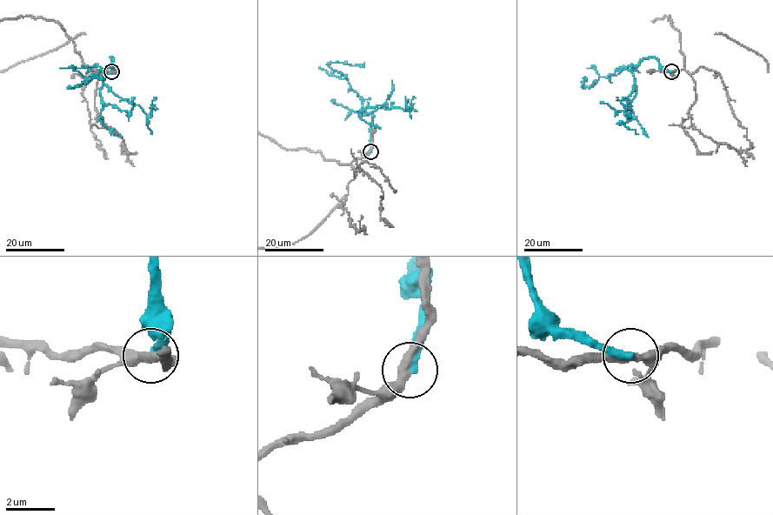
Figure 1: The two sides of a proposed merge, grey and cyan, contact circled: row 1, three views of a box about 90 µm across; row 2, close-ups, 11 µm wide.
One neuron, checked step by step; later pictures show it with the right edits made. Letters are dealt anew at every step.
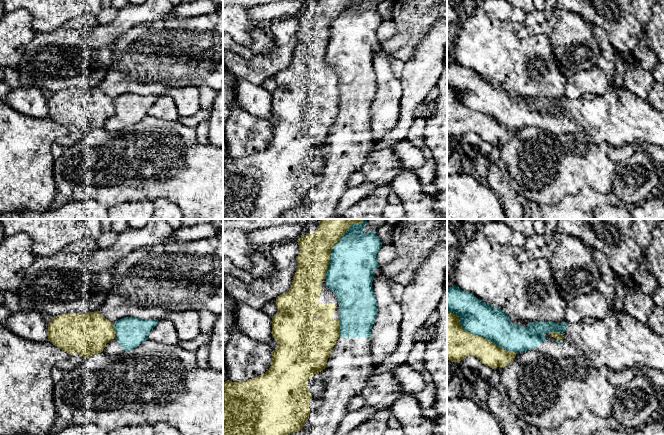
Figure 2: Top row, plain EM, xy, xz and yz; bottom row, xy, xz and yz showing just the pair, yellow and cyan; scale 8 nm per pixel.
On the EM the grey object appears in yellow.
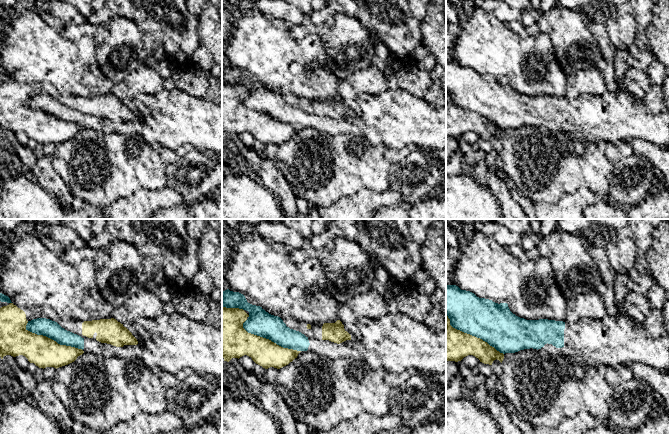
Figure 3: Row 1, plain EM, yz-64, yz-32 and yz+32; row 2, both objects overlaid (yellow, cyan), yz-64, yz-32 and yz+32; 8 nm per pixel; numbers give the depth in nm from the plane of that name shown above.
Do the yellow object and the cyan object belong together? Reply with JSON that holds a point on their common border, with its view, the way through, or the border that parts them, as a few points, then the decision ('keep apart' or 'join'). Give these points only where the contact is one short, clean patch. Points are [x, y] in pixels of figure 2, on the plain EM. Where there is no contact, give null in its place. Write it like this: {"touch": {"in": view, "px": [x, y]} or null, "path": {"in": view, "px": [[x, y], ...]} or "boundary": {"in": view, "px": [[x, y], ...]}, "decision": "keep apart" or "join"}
{"touch": {"in": "yz", "px": [479, 112]}, "decision": "keep apart"}

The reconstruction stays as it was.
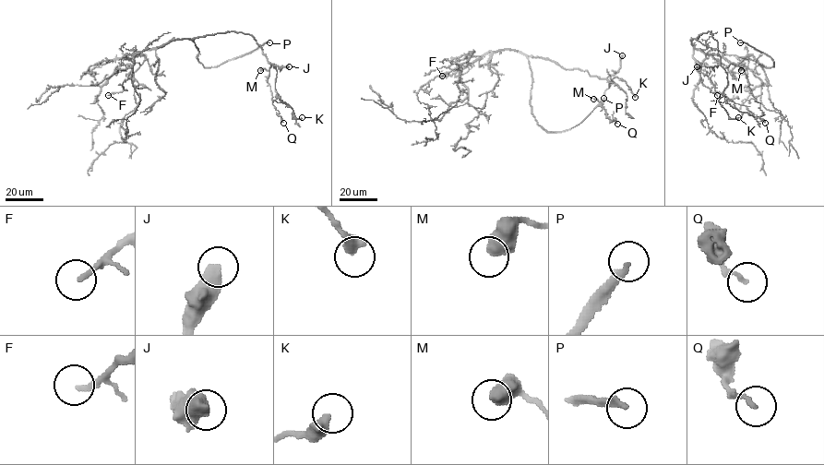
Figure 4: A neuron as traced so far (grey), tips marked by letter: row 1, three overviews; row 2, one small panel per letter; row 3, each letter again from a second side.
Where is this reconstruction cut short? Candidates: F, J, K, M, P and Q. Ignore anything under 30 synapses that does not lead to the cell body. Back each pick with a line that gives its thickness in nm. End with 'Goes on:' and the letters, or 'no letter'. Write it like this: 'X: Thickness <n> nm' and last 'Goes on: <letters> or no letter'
J: Thickness 600 nm
P: Thickness 240 nm
Goes on: J, P

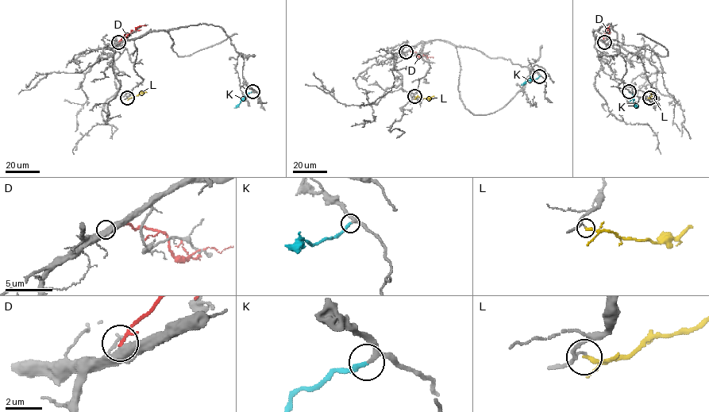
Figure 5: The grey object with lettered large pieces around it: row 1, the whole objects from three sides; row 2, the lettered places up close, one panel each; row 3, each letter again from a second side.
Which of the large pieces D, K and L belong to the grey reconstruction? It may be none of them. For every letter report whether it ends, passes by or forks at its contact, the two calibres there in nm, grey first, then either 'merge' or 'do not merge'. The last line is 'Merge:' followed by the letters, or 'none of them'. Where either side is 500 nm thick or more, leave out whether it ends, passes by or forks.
D: 500 nm thick on the grey side, 190 nm on the other; do not merge
K: it ends there; 180 nm thick on the grey side, 240 nm on the other; merge
L: it ends there; 120 nm thick on the grey side, 240 nm on the other; do not merge
Merge: K

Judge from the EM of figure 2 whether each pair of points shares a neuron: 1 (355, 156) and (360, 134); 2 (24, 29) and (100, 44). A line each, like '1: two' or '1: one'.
1: one
2: two

